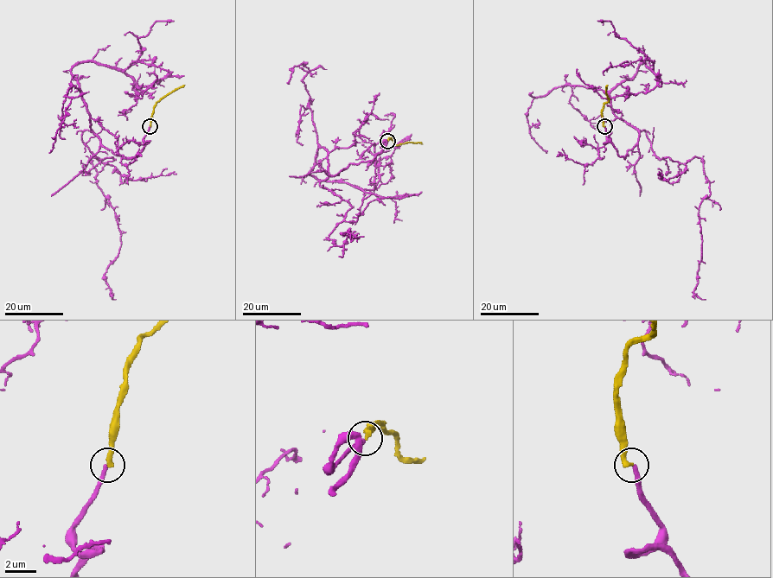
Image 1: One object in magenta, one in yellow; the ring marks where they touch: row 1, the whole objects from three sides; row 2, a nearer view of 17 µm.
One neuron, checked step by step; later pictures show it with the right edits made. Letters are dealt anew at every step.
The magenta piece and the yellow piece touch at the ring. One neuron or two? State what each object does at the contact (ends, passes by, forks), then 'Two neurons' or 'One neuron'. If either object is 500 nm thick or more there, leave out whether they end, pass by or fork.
At the ring magenta ends. At the ring yellow ends. Two neurons

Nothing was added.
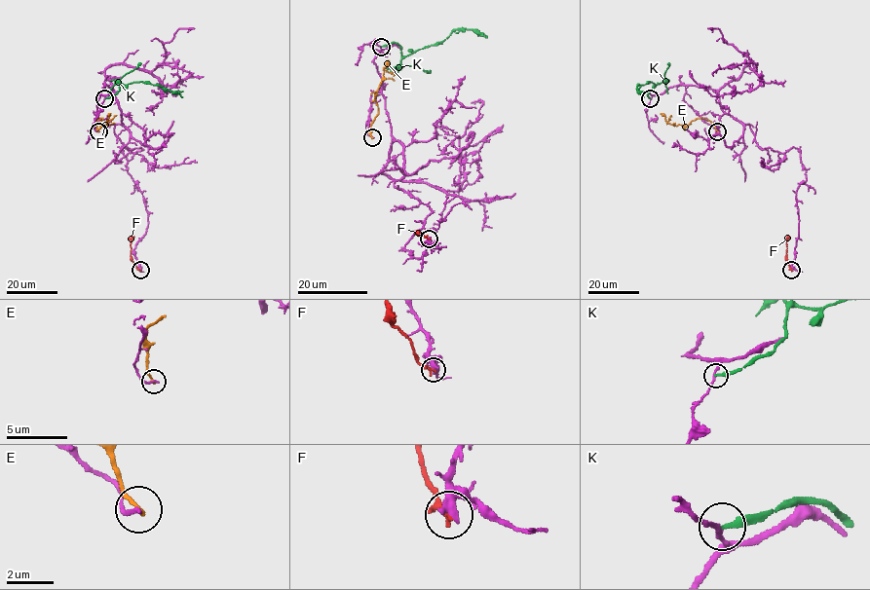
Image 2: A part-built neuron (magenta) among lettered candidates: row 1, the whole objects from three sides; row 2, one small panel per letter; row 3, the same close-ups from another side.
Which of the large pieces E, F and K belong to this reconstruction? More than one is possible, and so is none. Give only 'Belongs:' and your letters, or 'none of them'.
Belongs: none of them

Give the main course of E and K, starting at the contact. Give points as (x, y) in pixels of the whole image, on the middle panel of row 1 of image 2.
E: (372, 137), (370, 129), (378, 113), (374, 97), (388, 60)
K: (381, 46), (396, 43), (401, 48), (401, 54), (406, 55), (441, 44), (459, 29), (477, 30), (487, 37)

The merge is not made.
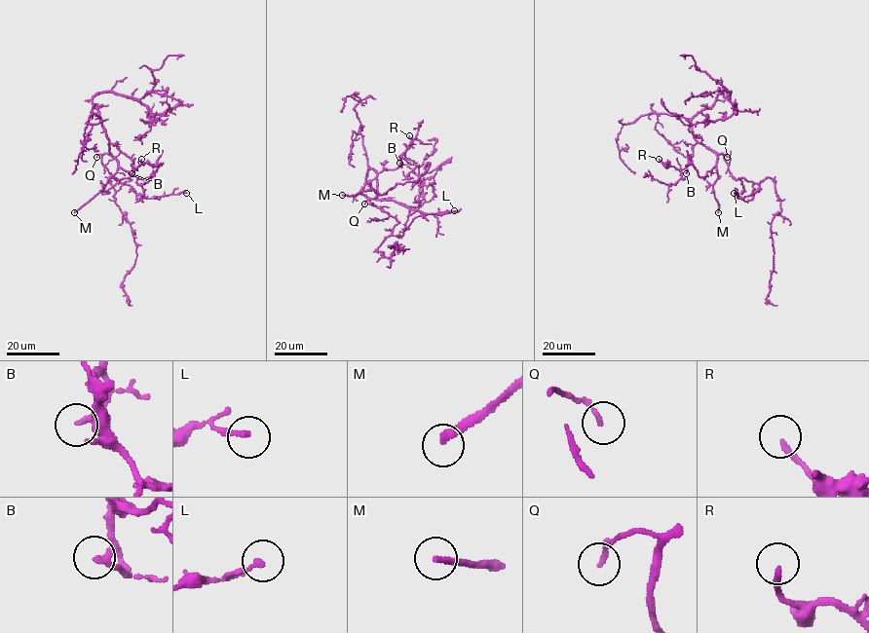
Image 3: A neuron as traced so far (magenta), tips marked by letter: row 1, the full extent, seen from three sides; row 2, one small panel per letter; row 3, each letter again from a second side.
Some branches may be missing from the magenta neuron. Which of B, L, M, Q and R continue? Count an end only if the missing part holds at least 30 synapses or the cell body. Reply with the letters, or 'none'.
B, M

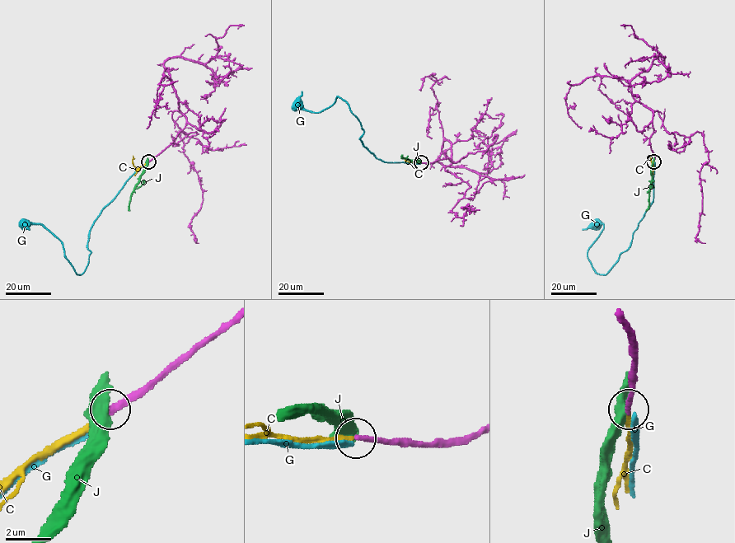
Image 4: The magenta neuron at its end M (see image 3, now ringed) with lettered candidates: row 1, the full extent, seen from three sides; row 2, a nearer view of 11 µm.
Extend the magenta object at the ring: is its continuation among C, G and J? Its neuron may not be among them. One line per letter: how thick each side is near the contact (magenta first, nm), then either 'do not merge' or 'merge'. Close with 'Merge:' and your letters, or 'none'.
C: 260 nm thick on the magenta side, 240 nm on the other; merge
G: 240 nm thick on the magenta side, 240 nm on the other; do not merge
J: 240 nm thick on the magenta side, 500 nm on the other; do not merge
Merge: C

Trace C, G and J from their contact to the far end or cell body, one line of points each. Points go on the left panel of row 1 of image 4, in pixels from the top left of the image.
C: (147, 161), (137, 169), (133, 165), (133, 156)
G: (147, 162), (93, 223), (87, 245), (91, 253), (81, 274), (66, 257), (62, 242), (42, 225), (23, 222)
J: (148, 161), (131, 197), (128, 210)

